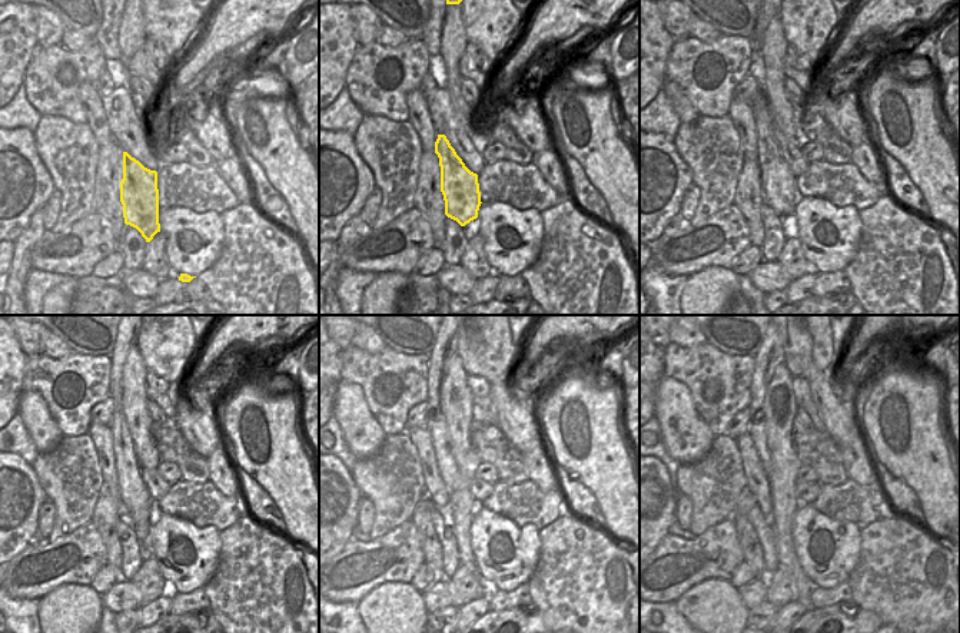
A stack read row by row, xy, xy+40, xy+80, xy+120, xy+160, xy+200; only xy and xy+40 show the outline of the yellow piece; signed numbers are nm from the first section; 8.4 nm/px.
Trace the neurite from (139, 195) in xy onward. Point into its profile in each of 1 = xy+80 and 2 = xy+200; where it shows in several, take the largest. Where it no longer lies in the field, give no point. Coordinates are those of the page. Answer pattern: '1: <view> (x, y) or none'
1: xy+80 (779, 185)
2: xy+200 (770, 355)

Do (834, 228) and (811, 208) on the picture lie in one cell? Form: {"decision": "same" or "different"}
{"decision": "same"}

